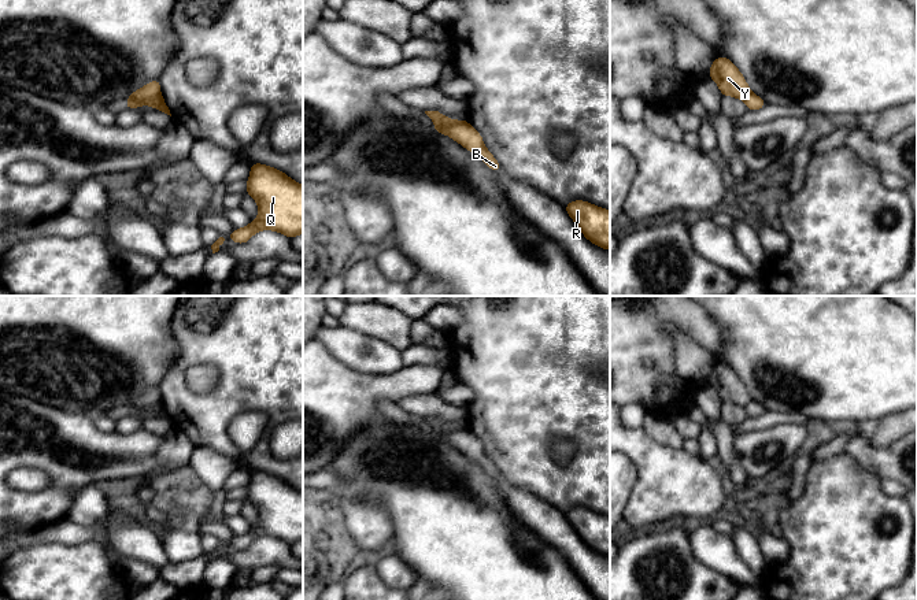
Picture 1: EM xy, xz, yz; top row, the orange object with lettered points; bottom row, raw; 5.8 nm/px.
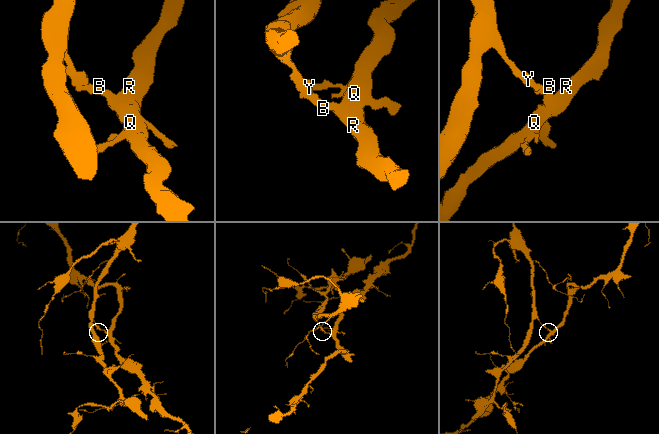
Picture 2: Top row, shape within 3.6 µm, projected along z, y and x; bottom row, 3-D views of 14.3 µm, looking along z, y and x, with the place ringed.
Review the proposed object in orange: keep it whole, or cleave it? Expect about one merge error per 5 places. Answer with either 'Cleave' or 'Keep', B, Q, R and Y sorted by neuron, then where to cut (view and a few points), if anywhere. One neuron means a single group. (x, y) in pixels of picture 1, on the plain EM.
Cleave. Groups: B Q R / Y. Split along xy (159, 399), (151, 404), (129, 406)

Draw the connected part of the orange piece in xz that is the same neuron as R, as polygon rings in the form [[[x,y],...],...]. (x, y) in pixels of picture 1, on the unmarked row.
[[[584,507],[563,512],[580,538],[592,551],[610,558],[610,518]]]

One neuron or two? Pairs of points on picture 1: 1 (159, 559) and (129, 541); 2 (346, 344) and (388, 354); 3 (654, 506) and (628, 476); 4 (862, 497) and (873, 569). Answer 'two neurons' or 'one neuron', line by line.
1: one neuron
2: one neuron
3: two neurons
4: one neuron

